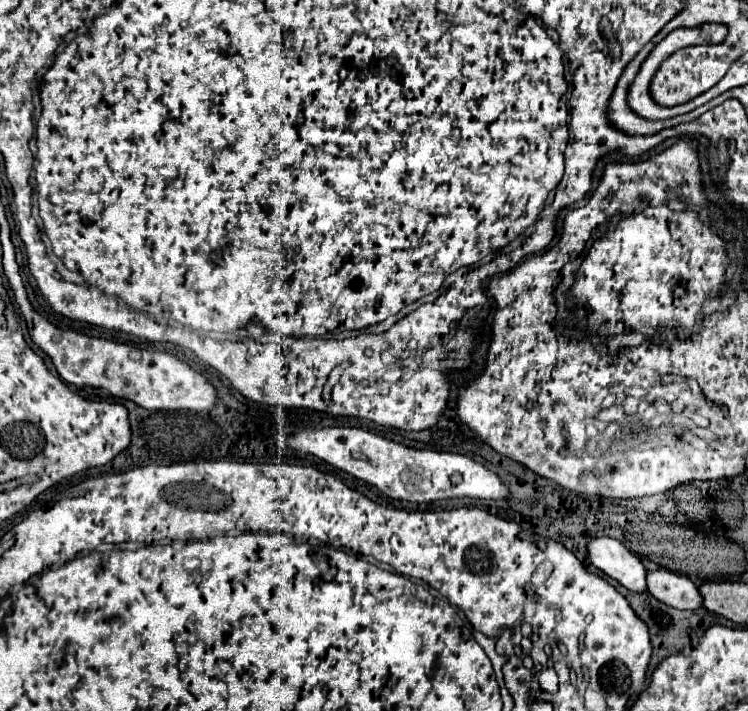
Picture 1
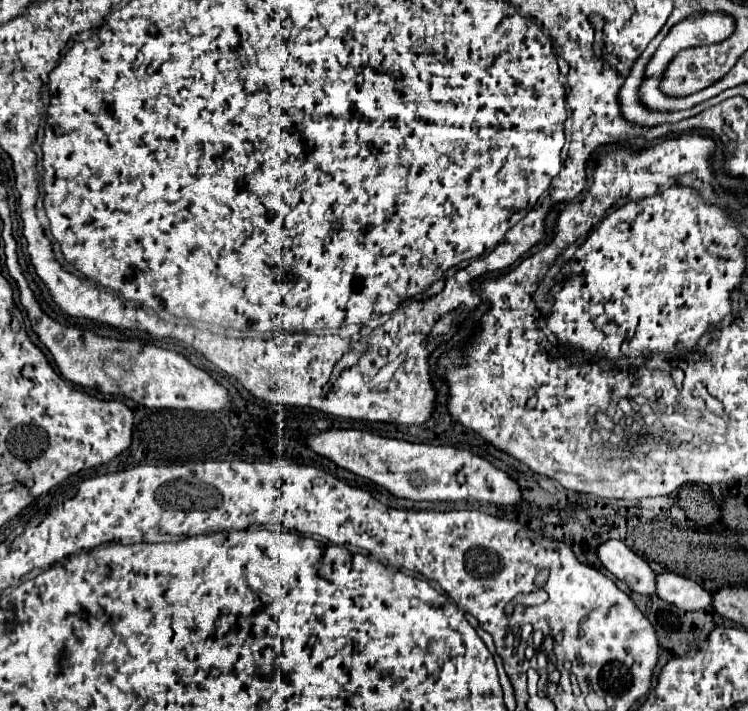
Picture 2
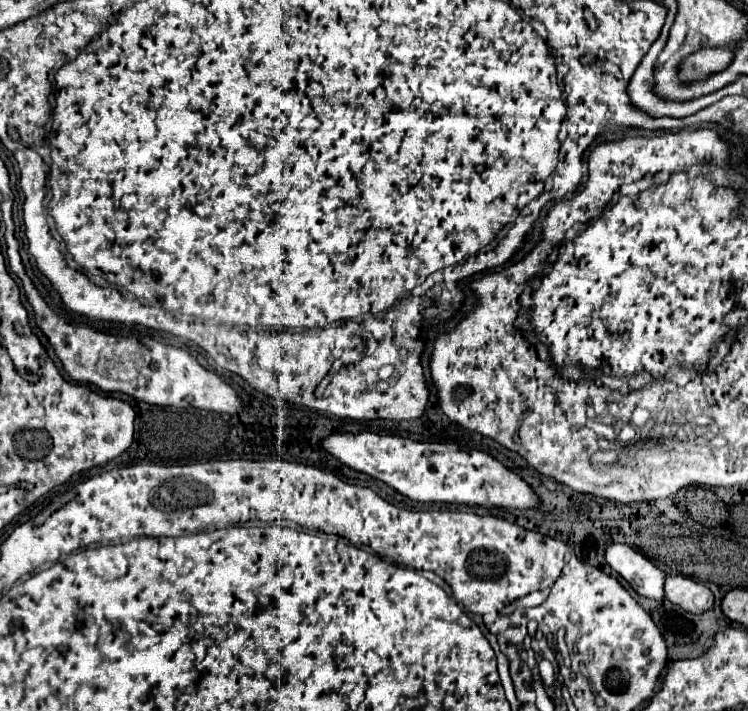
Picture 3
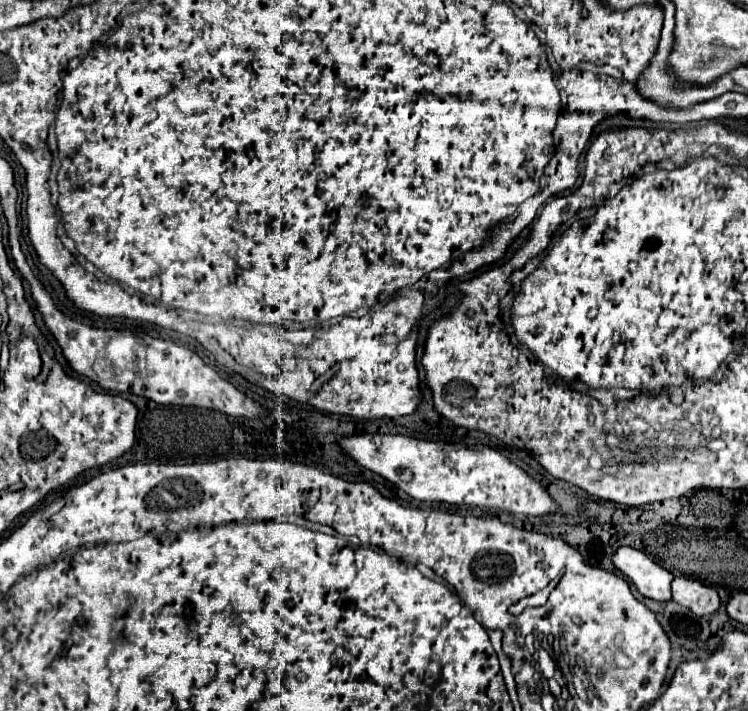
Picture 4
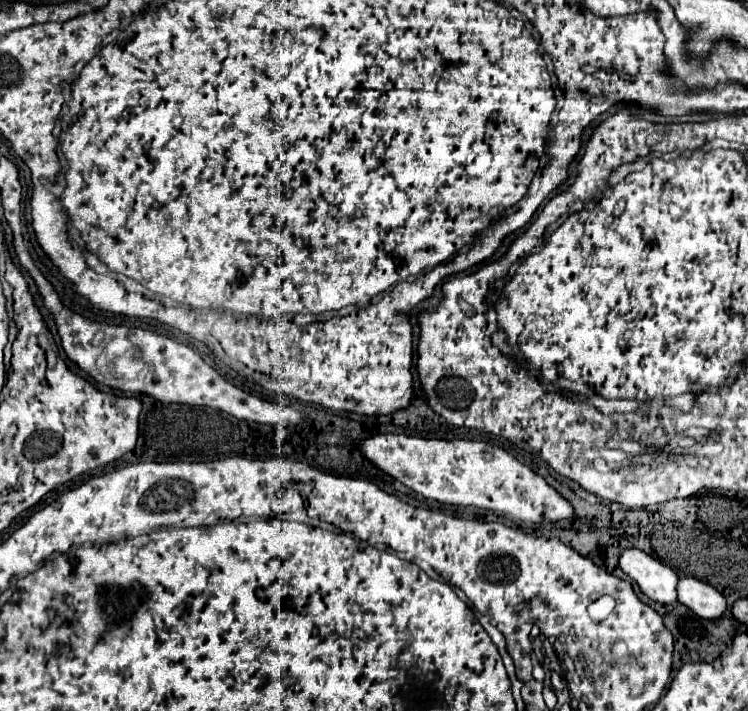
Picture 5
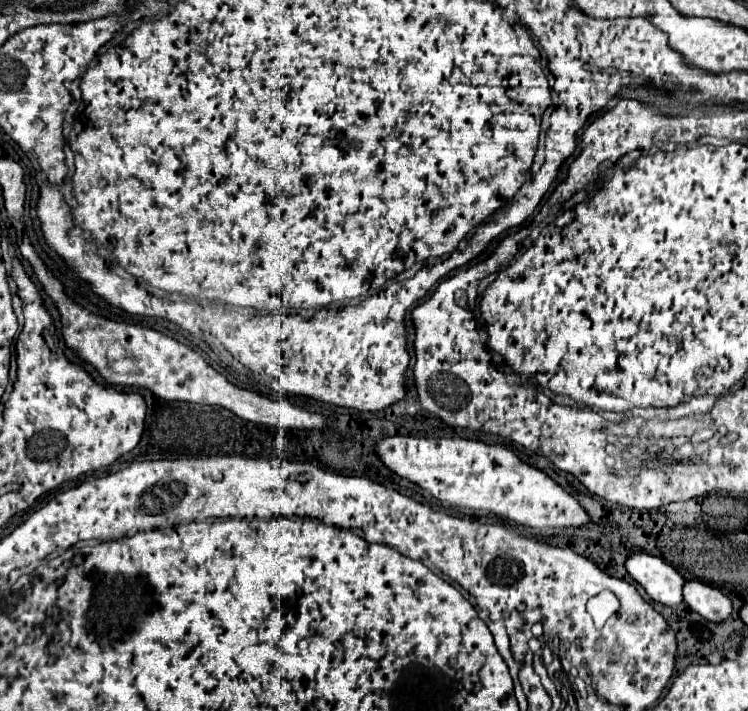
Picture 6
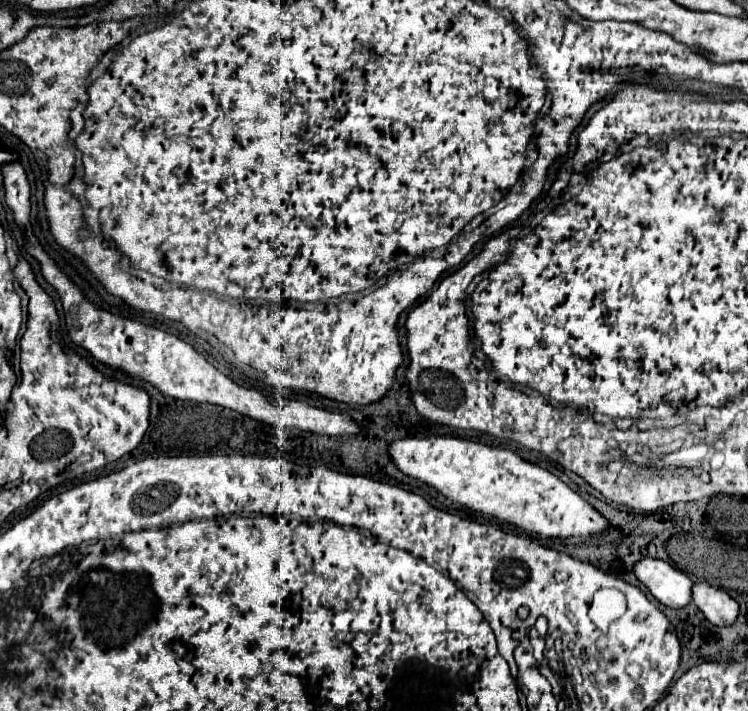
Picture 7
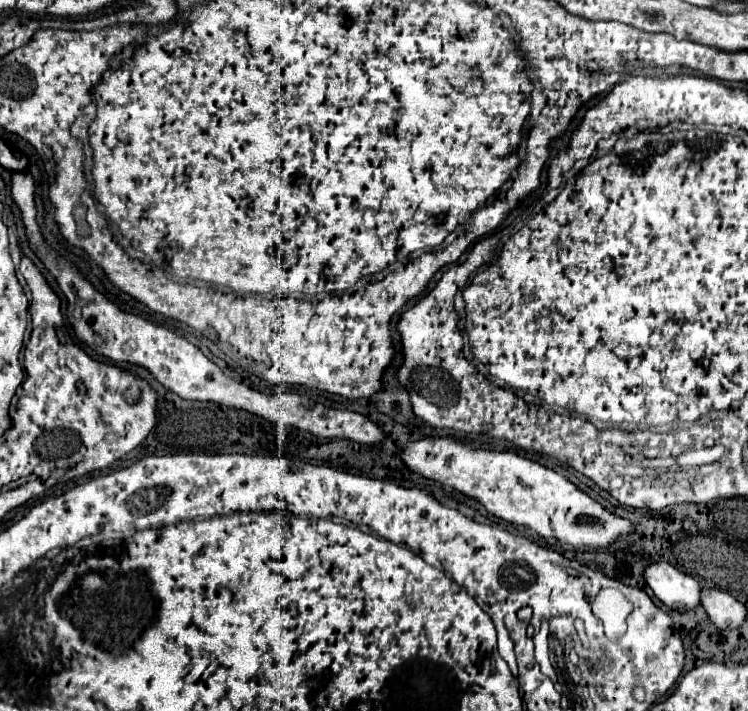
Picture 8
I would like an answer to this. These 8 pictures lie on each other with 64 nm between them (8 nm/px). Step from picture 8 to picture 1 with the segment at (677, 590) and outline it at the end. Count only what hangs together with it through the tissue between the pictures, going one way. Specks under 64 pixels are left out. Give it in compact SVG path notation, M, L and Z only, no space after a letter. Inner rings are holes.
M592 538L586 550L594 568L632 592L646 592L646 568L622 542L614 538Z

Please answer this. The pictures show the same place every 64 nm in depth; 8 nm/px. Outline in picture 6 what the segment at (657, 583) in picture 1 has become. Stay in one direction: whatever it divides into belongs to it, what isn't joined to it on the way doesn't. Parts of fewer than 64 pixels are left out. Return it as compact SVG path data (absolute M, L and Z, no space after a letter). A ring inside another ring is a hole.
M686 580L682 594L684 604L710 622L722 622L732 612L732 602L728 600L728 596L712 584L700 580Z

